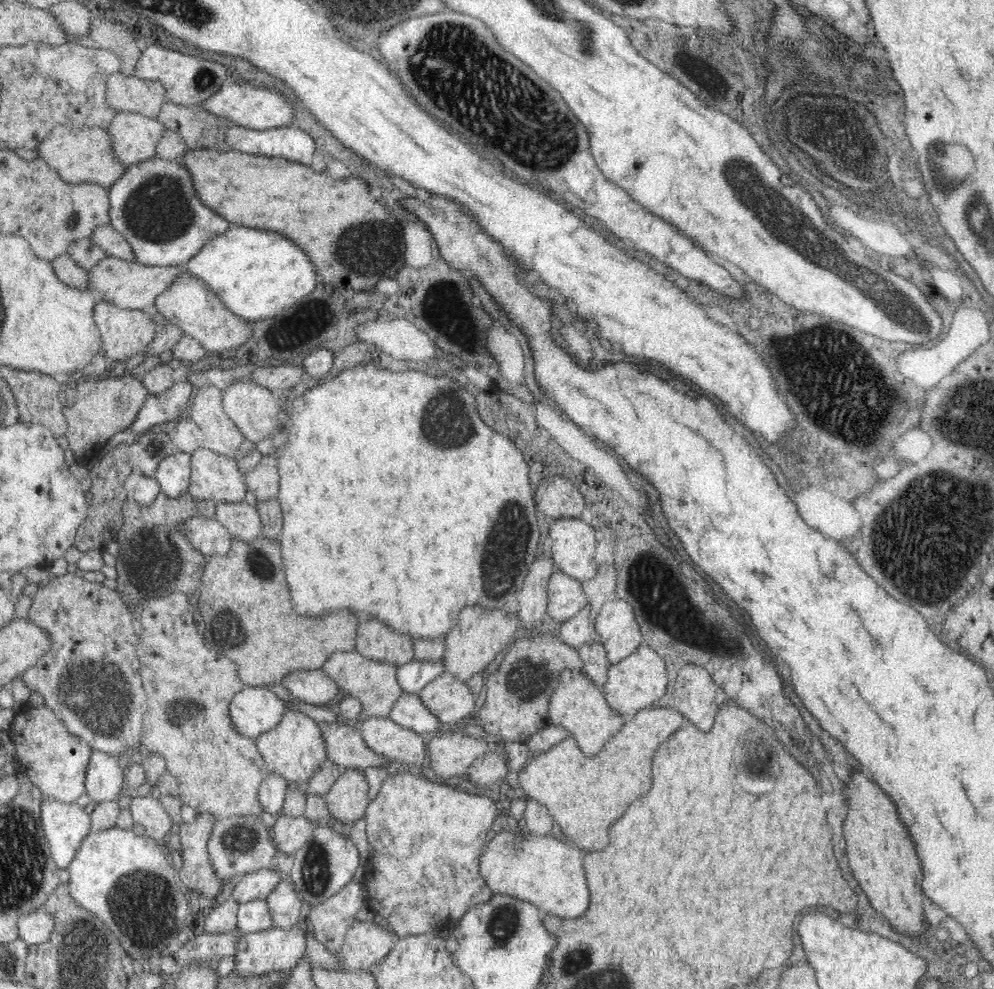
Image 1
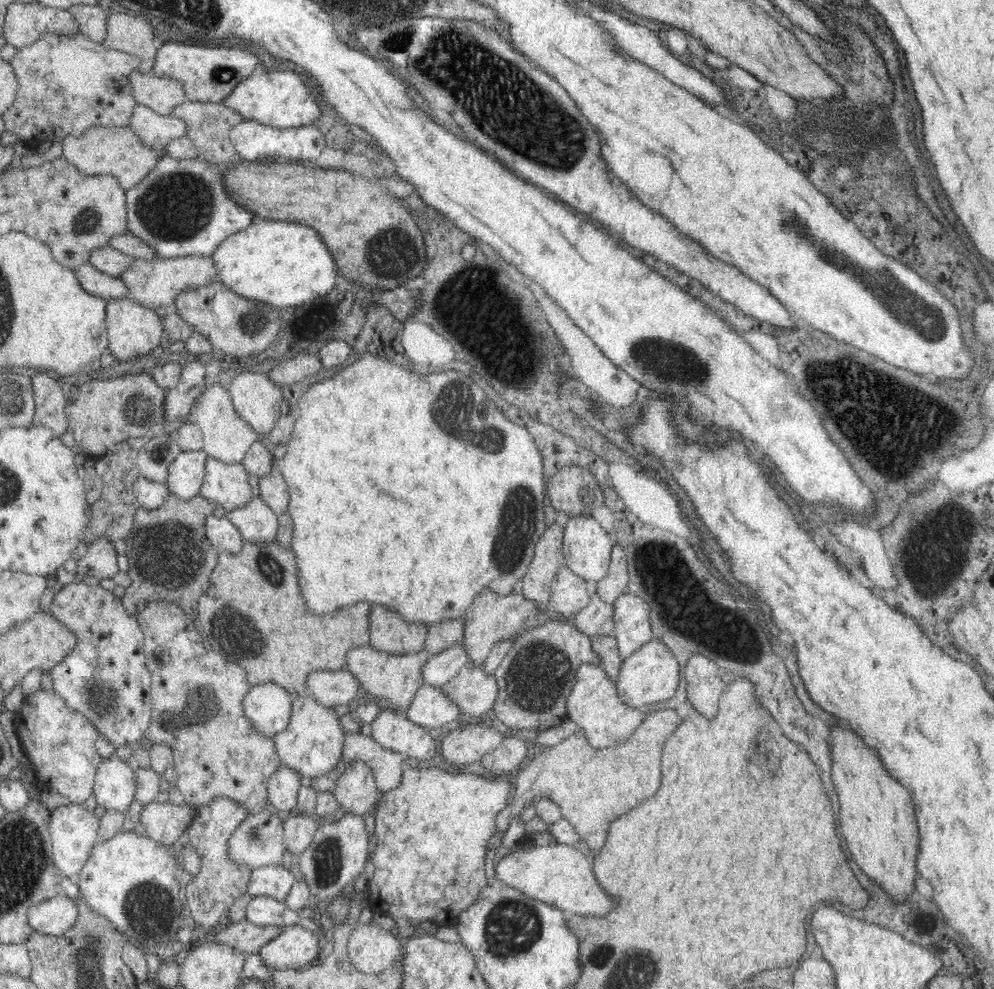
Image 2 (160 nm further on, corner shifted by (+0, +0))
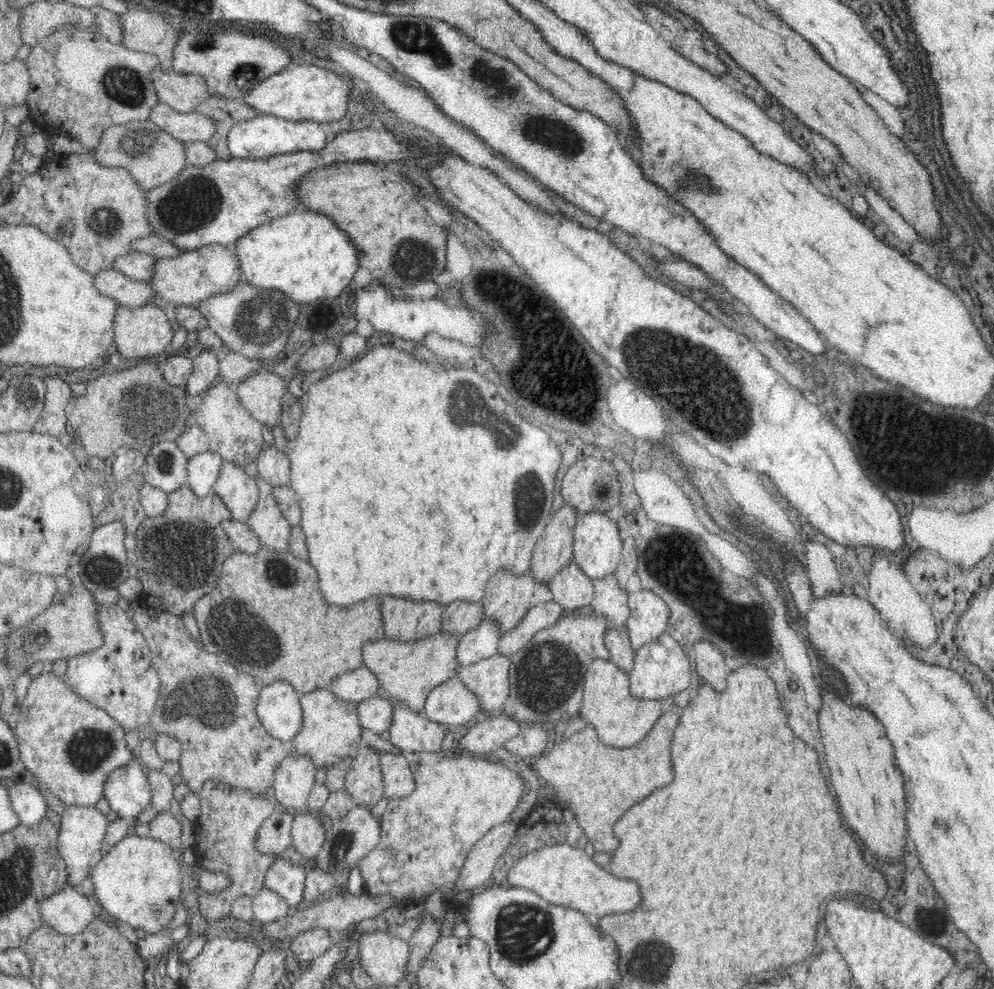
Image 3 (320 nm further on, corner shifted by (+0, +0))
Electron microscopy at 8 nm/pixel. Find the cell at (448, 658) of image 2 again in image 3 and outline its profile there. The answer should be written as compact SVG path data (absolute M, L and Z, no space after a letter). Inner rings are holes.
M482 619L477 627L460 636L456 646L458 665L463 667L495 655L501 637L496 621Z

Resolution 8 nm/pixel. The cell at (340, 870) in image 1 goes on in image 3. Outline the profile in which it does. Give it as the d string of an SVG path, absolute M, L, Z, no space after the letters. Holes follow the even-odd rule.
M356 805L342 819L342 830L350 834L350 846L346 850L344 868L355 869L362 857L378 846L381 839L381 822L368 807Z

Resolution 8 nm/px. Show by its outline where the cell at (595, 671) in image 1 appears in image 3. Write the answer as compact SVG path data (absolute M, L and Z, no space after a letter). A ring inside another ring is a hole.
M625 625L608 627L604 634L604 646L610 654L608 660L612 660L620 671L629 673L634 668L635 650L632 649Z

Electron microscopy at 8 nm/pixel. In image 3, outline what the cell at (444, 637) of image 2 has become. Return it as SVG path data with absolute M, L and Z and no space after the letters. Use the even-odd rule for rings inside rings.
M454 601L444 606L440 633L454 633L461 636L477 627L484 619L484 611L480 602Z

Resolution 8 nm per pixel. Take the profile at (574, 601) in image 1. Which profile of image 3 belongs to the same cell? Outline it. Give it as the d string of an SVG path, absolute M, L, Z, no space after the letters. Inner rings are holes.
M572 562L561 568L548 584L553 600L569 614L591 604L594 598L593 581Z

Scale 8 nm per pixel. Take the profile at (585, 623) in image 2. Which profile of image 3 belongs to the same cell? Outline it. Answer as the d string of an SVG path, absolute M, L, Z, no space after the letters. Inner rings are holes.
M614 574L593 581L594 598L591 602L592 615L604 615L608 627L625 625L630 616L628 592L620 589Z

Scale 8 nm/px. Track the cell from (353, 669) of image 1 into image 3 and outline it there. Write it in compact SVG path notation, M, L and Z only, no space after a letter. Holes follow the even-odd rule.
M436 633L414 641L390 638L367 641L361 648L363 662L380 681L381 693L392 701L404 702L415 710L425 708L428 694L440 684L457 678L462 666L456 661L456 646L460 636L454 633Z

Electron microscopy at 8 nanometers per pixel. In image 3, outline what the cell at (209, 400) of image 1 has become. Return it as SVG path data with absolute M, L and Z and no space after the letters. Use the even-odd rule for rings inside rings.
M225 380L217 382L203 392L202 396L204 398L201 400L196 416L198 424L204 428L209 438L211 446L209 450L218 453L224 461L230 461L236 465L238 465L238 452L242 452L242 456L250 456L250 460L256 459L263 449L263 425L242 406L234 385Z

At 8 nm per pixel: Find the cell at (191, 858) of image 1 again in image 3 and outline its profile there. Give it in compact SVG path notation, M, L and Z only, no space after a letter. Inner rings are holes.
M208 780L200 792L201 812L194 822L196 858L210 872L226 873L230 877L228 888L220 892L201 890L198 910L210 924L224 925L231 920L232 903L242 895L253 898L264 887L266 871L280 856L260 853L254 847L260 826L279 808L262 794L248 789L225 786L222 781Z

